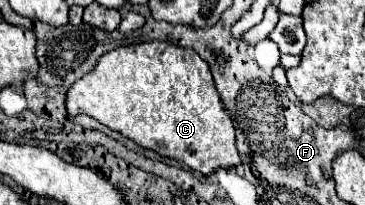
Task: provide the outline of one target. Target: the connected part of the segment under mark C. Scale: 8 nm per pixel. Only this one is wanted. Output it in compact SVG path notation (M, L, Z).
M152 41L130 47L122 45L102 55L98 65L70 87L66 95L66 111L68 115L86 113L134 143L152 149L162 157L186 163L202 175L210 175L220 167L232 169L242 163L236 149L236 129L230 121L230 113L226 113L226 107L222 105L222 97L216 91L208 63L192 49L176 47L172 43Z

